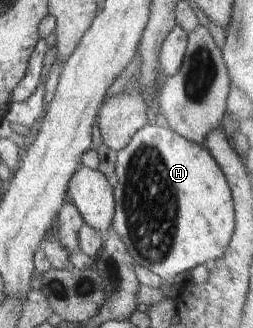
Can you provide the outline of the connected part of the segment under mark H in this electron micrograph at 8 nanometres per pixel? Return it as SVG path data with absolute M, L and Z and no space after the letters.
M148 123L134 133L126 148L117 152L115 172L116 180L113 181L113 192L116 204L111 228L118 234L118 238L124 242L124 246L128 248L128 252L130 252L130 256L134 259L136 265L140 265L150 270L150 272L154 272L166 284L175 284L174 278L179 273L189 272L189 270L200 264L209 265L209 263L220 260L224 256L225 250L230 244L232 234L234 234L234 228L236 228L233 198L222 169L204 146L198 146L198 144L182 138L182 136L176 134L170 127L163 128Z

